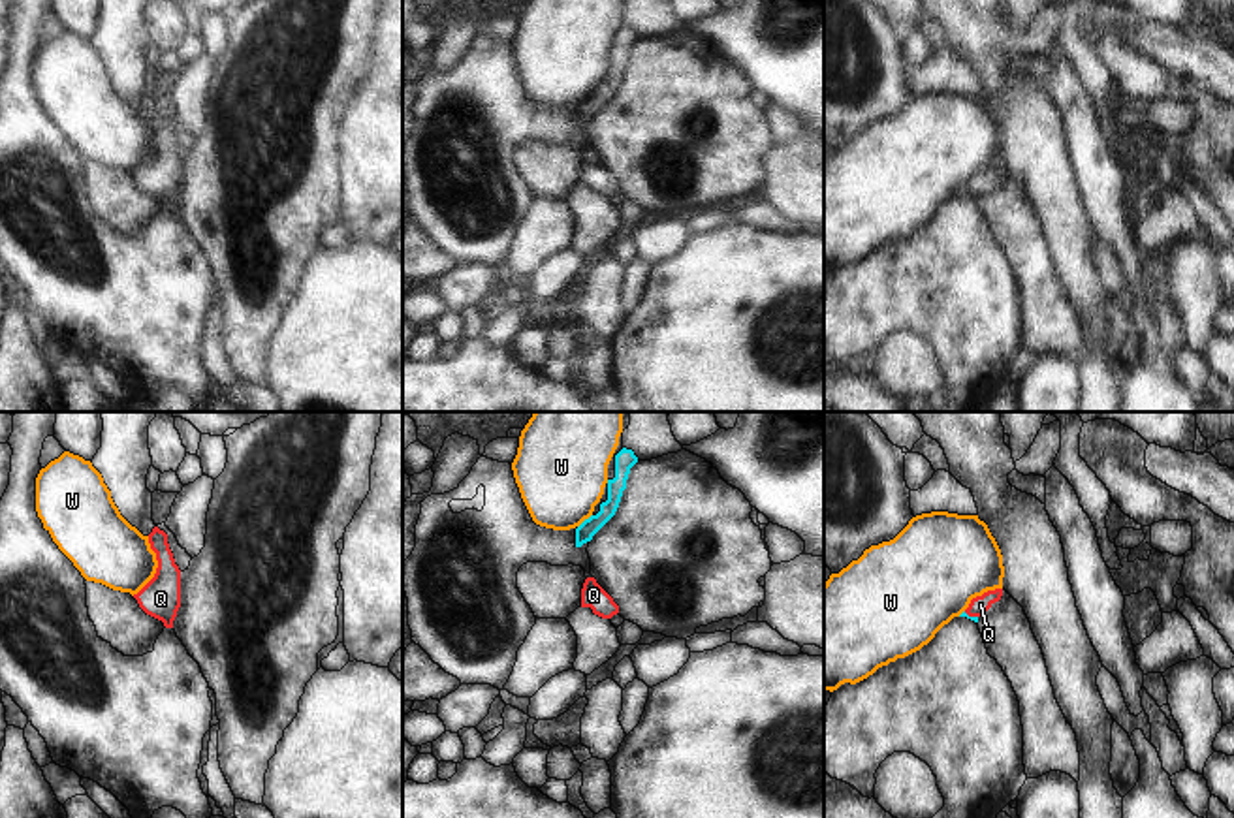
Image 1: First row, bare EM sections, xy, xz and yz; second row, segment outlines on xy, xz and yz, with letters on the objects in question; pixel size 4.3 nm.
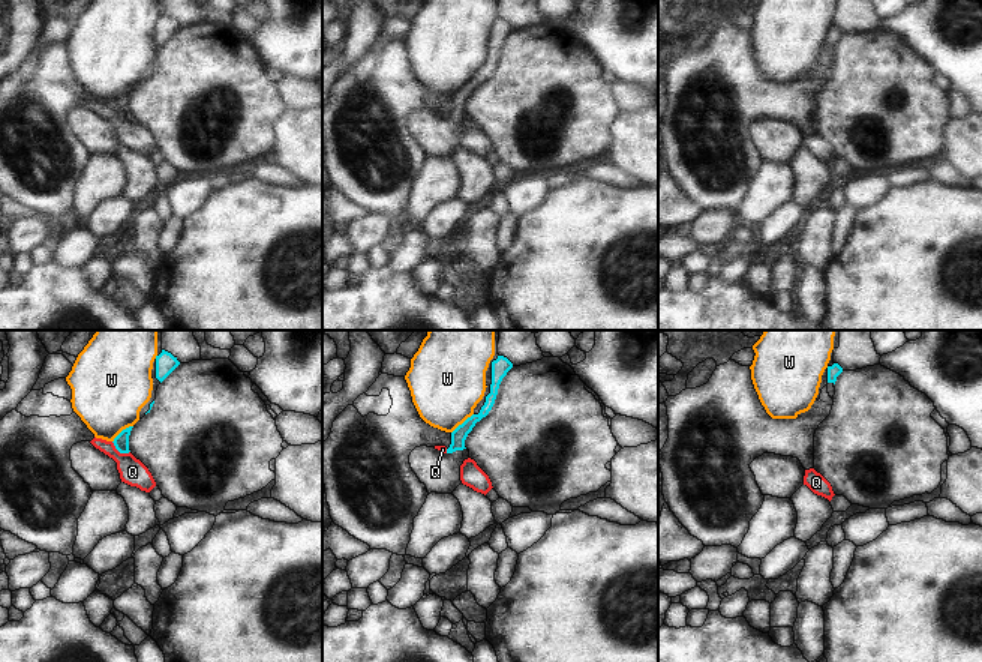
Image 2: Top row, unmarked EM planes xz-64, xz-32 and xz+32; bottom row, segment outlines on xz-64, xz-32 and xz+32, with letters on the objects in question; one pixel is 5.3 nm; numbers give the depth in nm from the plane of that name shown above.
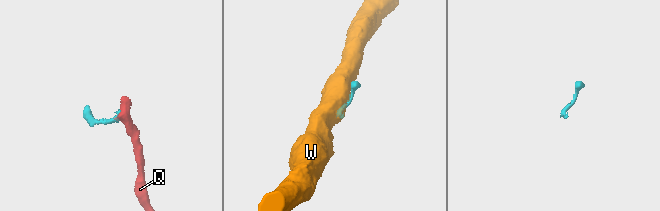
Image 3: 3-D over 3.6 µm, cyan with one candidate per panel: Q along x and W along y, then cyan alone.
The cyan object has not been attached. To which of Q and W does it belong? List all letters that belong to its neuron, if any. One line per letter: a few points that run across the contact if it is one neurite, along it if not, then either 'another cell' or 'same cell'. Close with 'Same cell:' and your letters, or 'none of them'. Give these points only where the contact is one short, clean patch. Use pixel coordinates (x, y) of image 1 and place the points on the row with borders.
Q: line yz (964, 612), (977, 617); another cell
W: line xz (591, 514), (578, 527); another cell
Same cell: none of them

